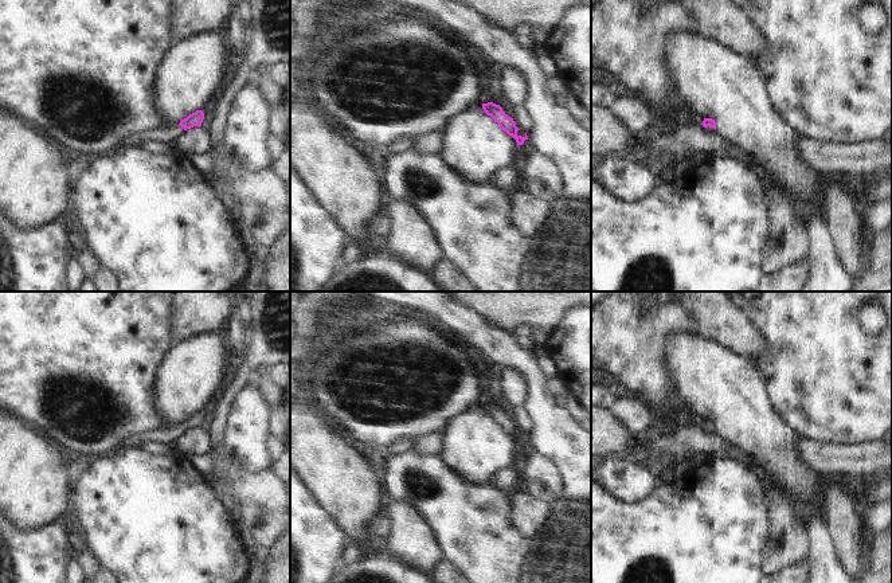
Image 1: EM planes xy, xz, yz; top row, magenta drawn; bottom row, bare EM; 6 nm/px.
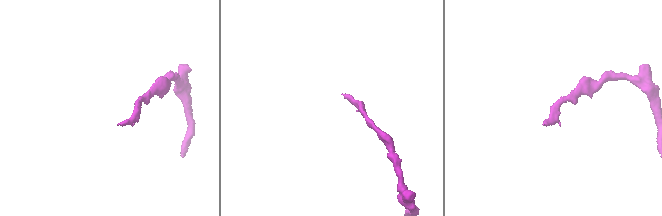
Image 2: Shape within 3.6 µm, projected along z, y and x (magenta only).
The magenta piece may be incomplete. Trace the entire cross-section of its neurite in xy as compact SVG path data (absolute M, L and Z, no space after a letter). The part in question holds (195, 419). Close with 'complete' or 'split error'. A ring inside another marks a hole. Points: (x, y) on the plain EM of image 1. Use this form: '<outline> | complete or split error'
M196 411L195 414L189 415L187 419L180 422L180 427L184 429L184 431L191 430L193 427L202 427L202 423L204 420L204 414L202 411Z | complete

